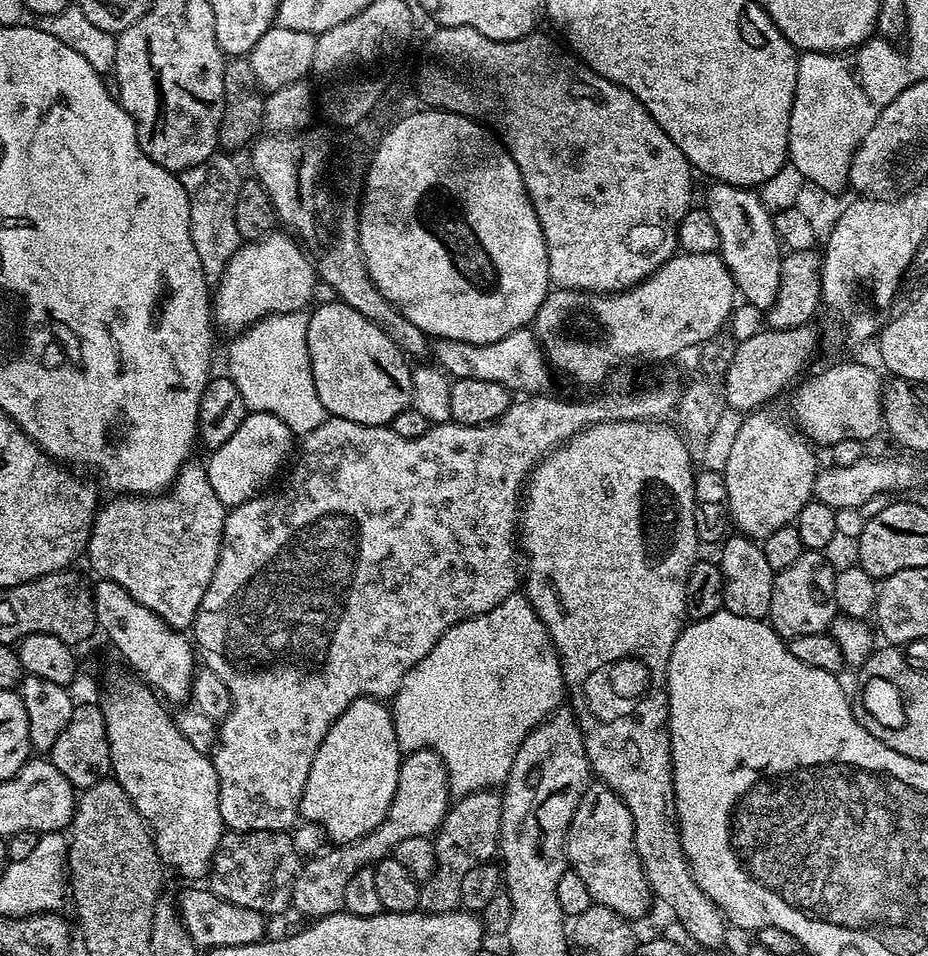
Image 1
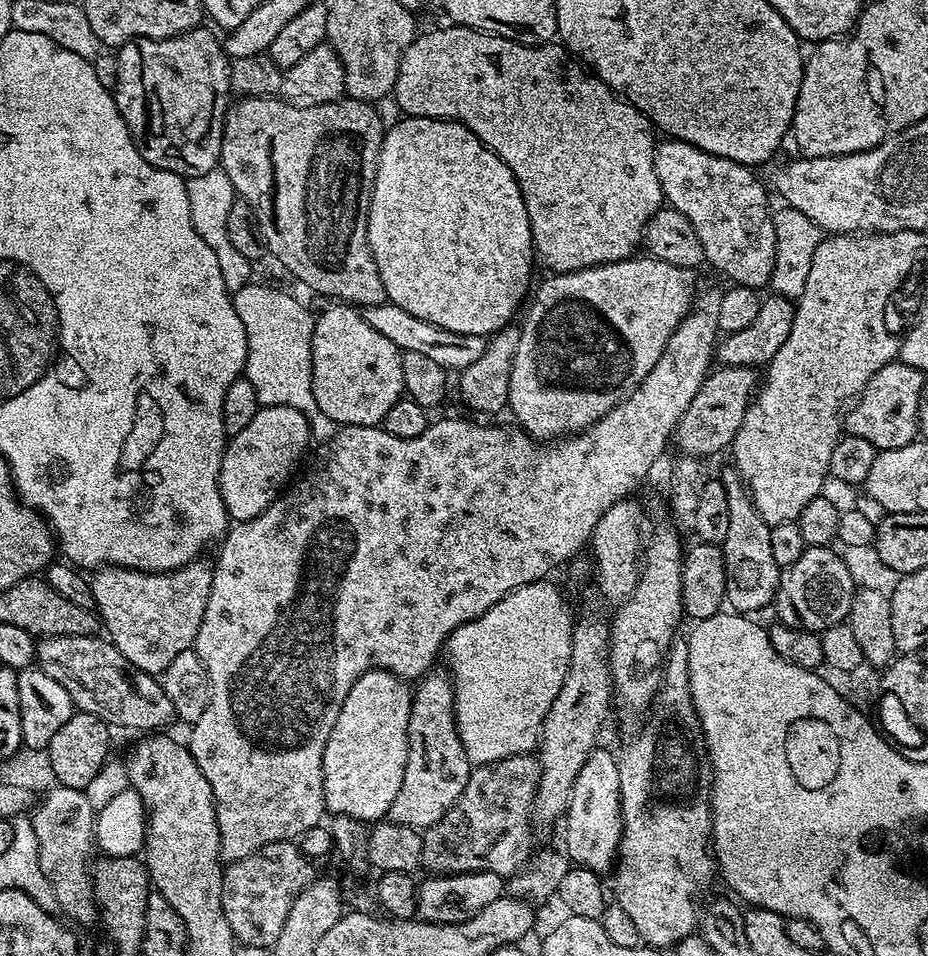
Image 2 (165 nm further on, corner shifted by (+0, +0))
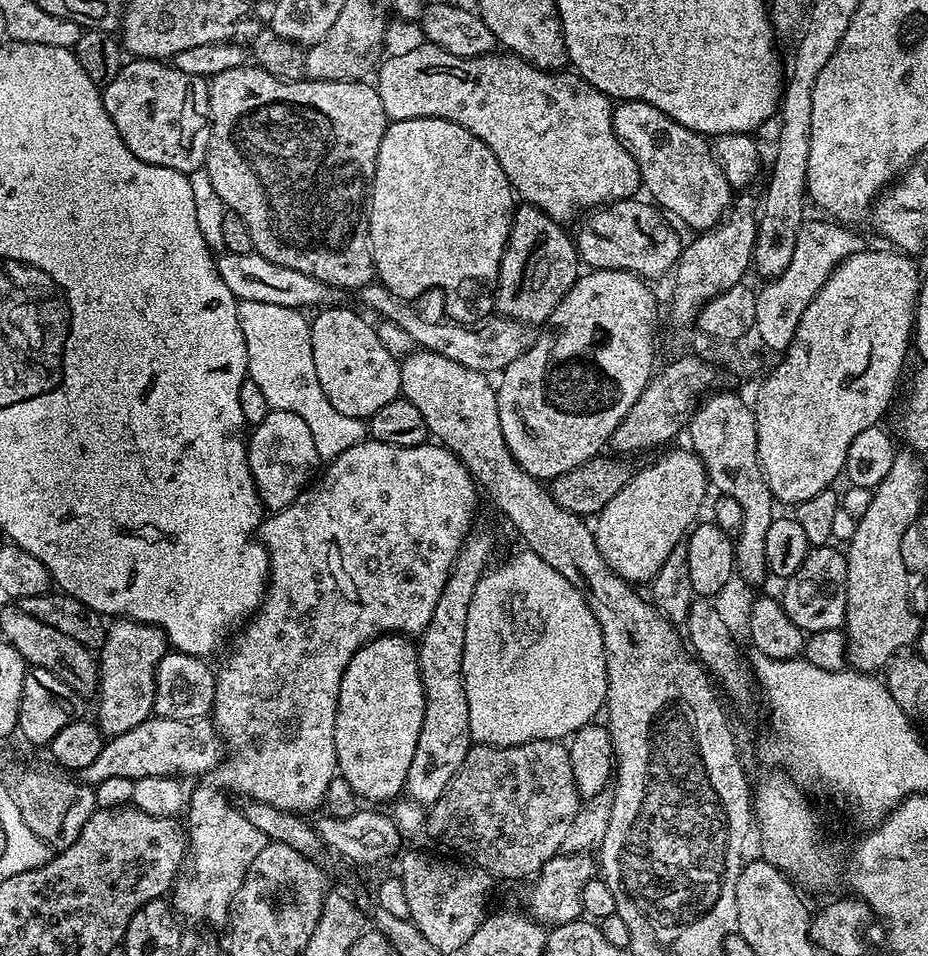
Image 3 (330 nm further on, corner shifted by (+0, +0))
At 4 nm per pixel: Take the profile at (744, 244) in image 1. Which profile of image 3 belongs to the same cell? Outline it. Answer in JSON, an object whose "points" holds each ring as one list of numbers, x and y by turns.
{"points":[[641,100,617,103,612,109,612,121,618,138,638,162,643,191,648,191,647,195,665,213,673,212,697,233,715,228,728,215,734,203,732,183,716,161,713,145,699,132,674,122,662,110]]}

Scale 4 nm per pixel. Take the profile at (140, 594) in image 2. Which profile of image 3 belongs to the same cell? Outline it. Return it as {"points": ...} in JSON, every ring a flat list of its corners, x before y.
{"points":[[116,618,107,625,104,647,98,652,100,701,96,704,95,716,105,737,126,734,126,730,134,730,134,726,153,715,156,667,169,648,164,631,152,624]]}

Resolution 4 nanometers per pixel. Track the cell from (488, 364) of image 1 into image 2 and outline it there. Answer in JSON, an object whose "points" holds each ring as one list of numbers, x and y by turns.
{"points":[[391,302,370,306,363,309,366,322,378,330,378,334,390,338,394,346,400,348,401,353,413,352,431,358,433,362,438,362,438,366,448,369,449,373,459,374,466,366,478,362,482,354,488,349,488,340,478,334,458,334,454,330,442,330,442,326,434,326,430,322,422,322,414,318,414,314,406,314,402,306]]}

